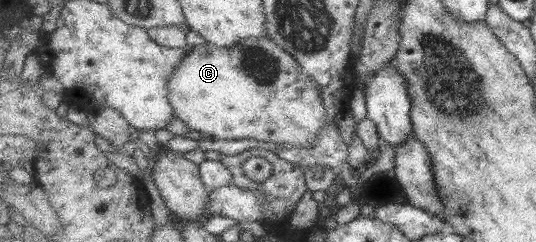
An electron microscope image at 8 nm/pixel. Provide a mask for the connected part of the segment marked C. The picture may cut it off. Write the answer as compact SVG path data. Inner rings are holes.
M268 35L246 38L229 48L202 43L188 49L168 80L170 103L186 126L213 139L255 139L264 143L308 147L327 124L327 109L319 85L281 45Z

